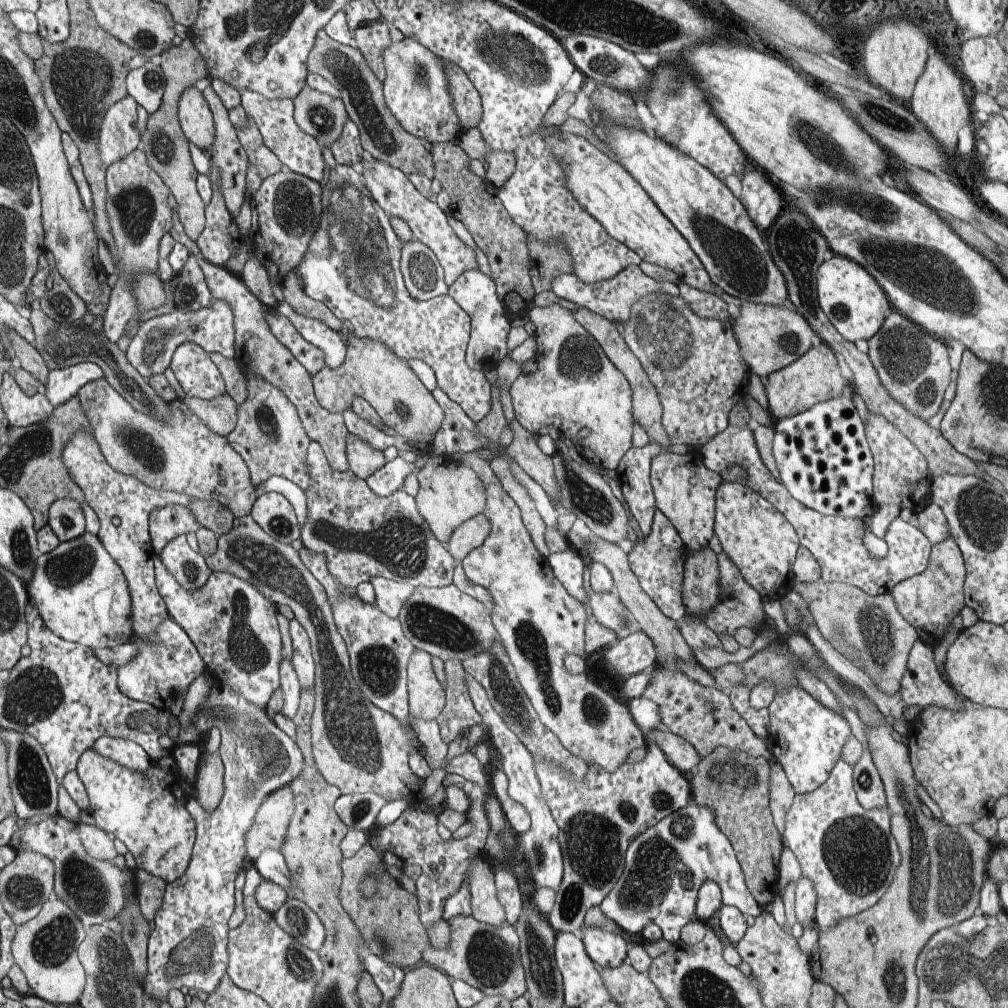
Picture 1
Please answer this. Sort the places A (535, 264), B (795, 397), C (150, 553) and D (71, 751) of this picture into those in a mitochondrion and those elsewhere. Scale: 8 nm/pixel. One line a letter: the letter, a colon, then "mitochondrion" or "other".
A: other
B: other
C: other
D: other

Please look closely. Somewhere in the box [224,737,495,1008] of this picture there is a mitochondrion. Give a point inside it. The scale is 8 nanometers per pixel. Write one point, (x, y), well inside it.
(301, 967)

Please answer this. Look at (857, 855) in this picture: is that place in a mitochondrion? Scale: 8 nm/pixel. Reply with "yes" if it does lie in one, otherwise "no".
yes

